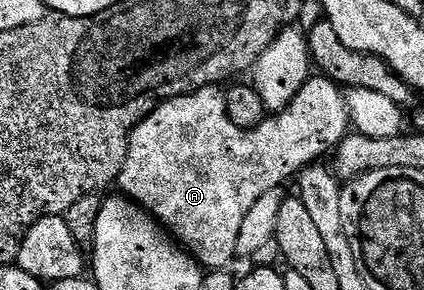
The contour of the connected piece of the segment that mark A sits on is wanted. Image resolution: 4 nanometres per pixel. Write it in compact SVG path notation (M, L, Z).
M312 76L284 110L266 117L251 130L241 130L228 120L226 96L218 86L205 86L191 94L181 94L159 102L136 129L130 131L130 143L122 171L118 174L117 189L132 202L155 218L159 226L172 235L175 242L207 271L226 270L233 258L239 257L236 240L240 224L252 204L264 192L279 189L307 166L331 153L332 148L346 137L351 129L350 113L346 107L343 87L331 78Z

